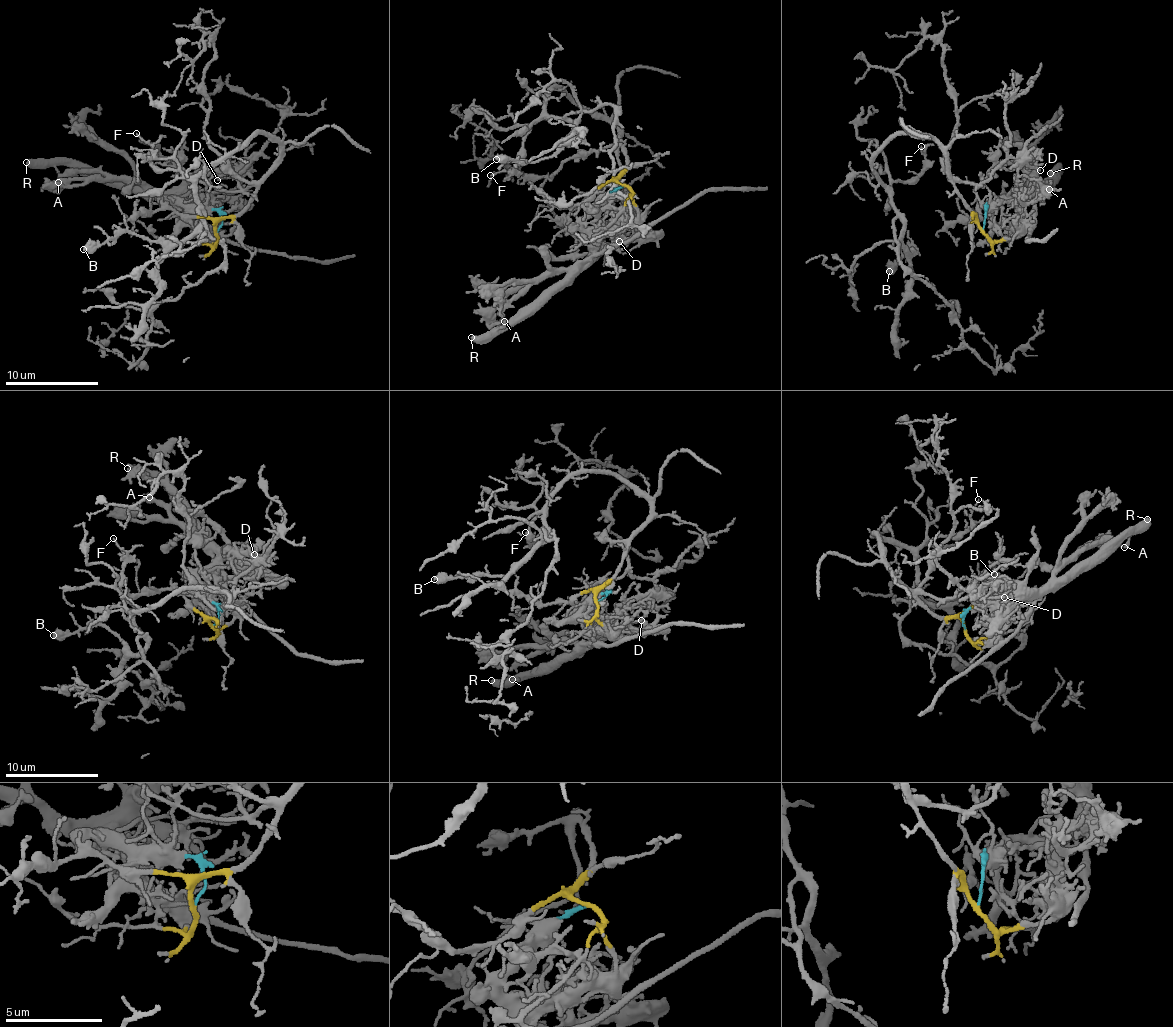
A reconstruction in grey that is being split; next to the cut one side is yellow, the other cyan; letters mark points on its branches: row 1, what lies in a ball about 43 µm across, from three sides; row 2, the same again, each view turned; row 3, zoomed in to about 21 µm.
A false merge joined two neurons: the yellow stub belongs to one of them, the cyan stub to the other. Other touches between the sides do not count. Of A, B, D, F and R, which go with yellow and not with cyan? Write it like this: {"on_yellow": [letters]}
{"on_yellow": ["B", "F"]}

